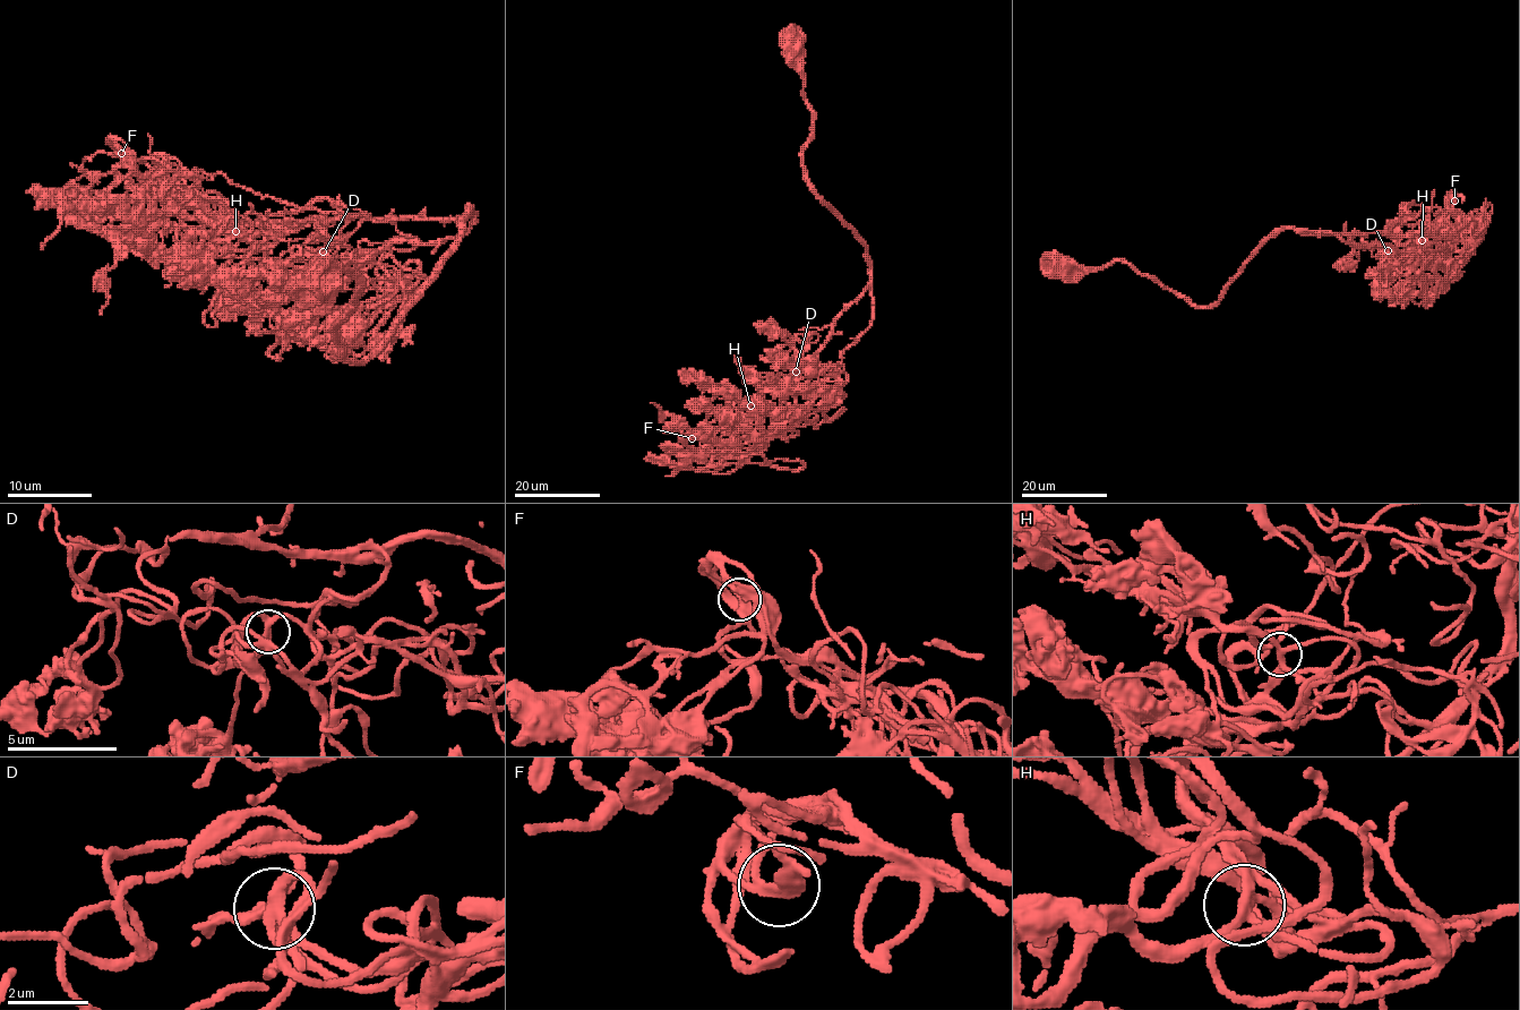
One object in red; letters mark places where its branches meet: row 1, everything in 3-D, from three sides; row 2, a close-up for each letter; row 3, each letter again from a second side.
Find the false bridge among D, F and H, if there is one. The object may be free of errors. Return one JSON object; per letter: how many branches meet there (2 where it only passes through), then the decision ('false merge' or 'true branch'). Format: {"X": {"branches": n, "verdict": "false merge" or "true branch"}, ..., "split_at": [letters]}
{"D": {"branches": 3, "verdict": "true branch"}, "F": {"branches": 3, "verdict": "true branch"}, "H": {"branches": 3, "verdict": "true branch"}, "split_at": []}

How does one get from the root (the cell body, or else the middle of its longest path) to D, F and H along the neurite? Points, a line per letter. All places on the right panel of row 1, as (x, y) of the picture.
D: (1063, 266), (1126, 262), (1194, 305), (1212, 307), (1245, 262), (1282, 229), (1411, 237), (1388, 250)
F: (1063, 266), (1126, 262), (1194, 305), (1212, 307), (1282, 229), (1448, 238), (1458, 229), (1448, 208), (1454, 200)
H: (1063, 266), (1126, 262), (1212, 307), (1282, 229), (1425, 232), (1430, 242), (1434, 231), (1422, 240)

